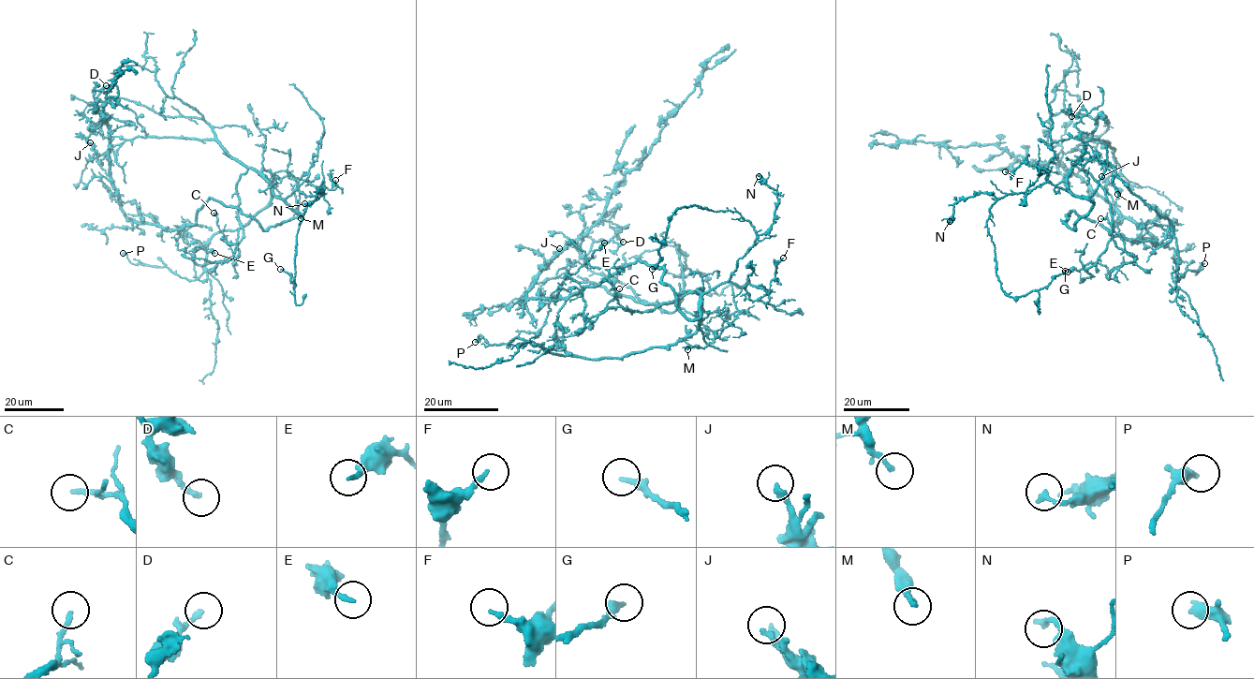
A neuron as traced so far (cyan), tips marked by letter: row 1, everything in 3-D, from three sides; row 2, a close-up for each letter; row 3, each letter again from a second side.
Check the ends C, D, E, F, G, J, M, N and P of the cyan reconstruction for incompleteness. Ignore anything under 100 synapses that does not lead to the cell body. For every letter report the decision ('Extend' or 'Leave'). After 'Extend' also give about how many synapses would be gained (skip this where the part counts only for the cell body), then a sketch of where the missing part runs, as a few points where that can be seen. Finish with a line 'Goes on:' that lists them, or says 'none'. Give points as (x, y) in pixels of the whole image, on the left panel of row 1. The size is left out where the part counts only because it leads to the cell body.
C: Leave
D: Leave
E: Leave
F: Leave
G: Leave
J: Leave
M: Leave
N: Leave
P: Leave
Goes on: none

